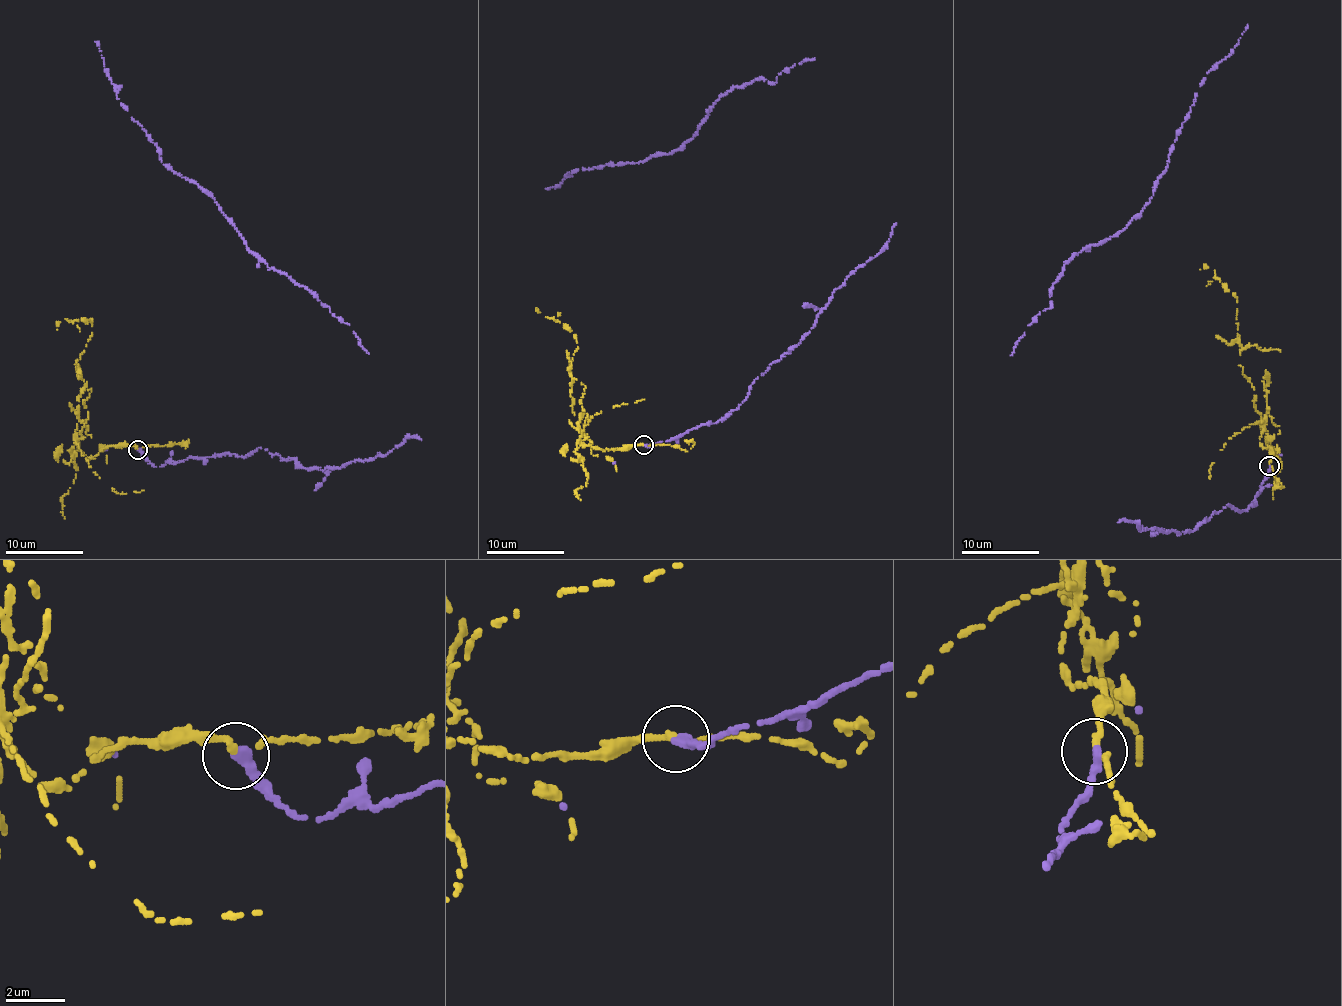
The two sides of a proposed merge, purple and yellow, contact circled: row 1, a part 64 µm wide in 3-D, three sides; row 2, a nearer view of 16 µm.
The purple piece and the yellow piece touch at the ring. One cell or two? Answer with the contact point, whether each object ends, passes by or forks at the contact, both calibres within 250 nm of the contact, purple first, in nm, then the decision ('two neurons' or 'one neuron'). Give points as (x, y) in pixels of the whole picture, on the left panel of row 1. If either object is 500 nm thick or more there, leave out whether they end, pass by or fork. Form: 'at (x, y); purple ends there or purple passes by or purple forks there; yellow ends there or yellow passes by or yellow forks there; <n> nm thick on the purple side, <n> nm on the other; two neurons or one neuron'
at (138, 450); purple ends there; yellow passes by; 400 nm thick on the purple side, 180 nm on the other; two neurons

